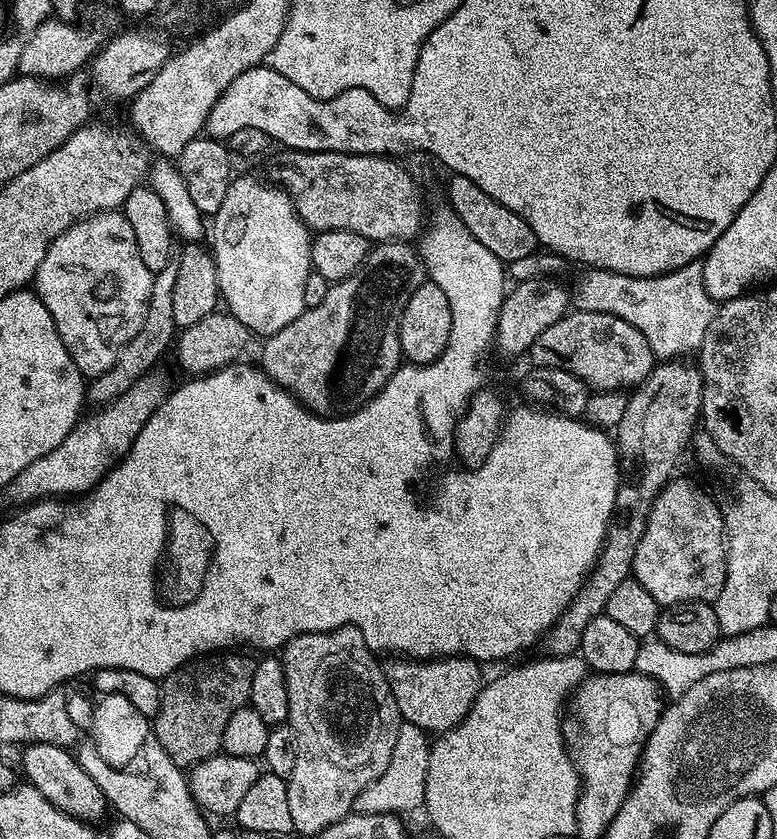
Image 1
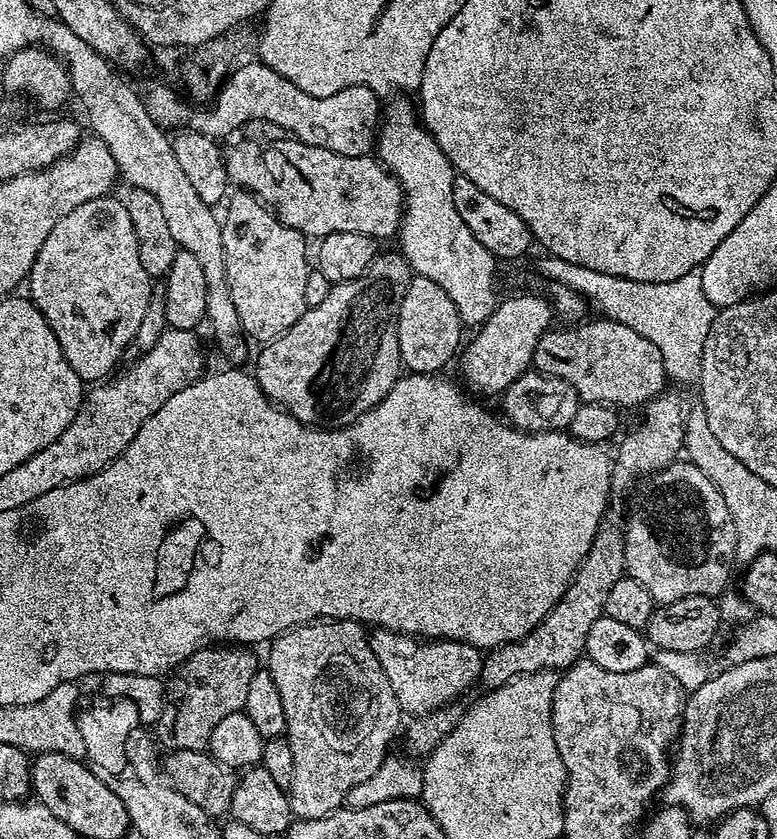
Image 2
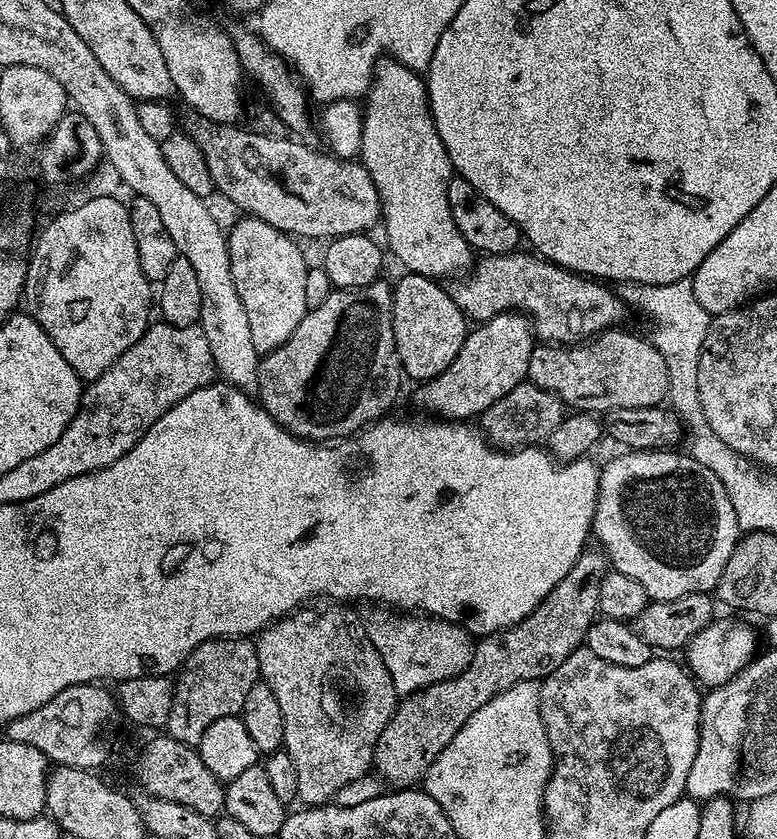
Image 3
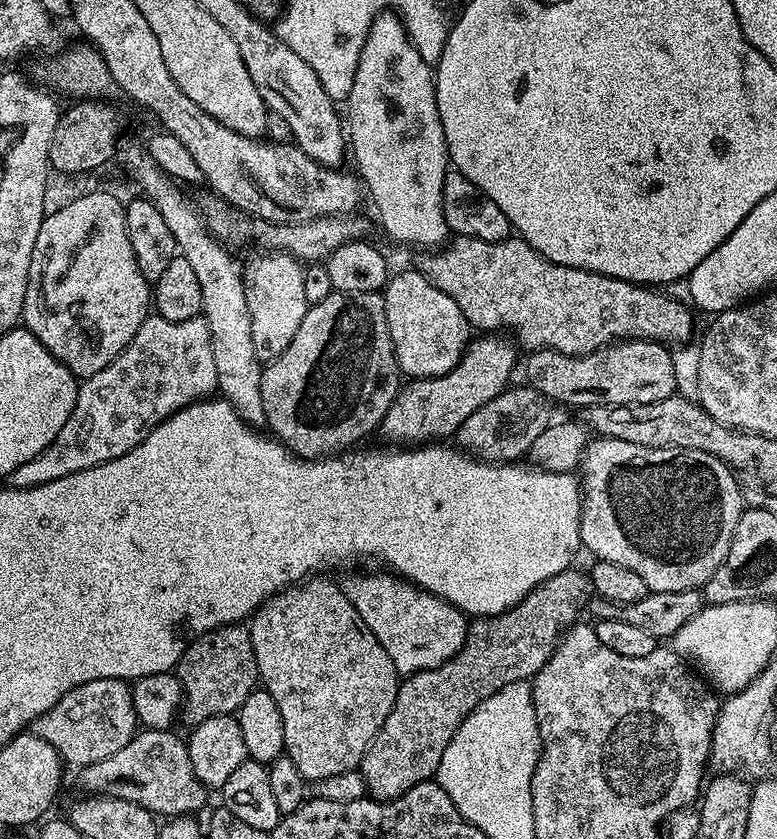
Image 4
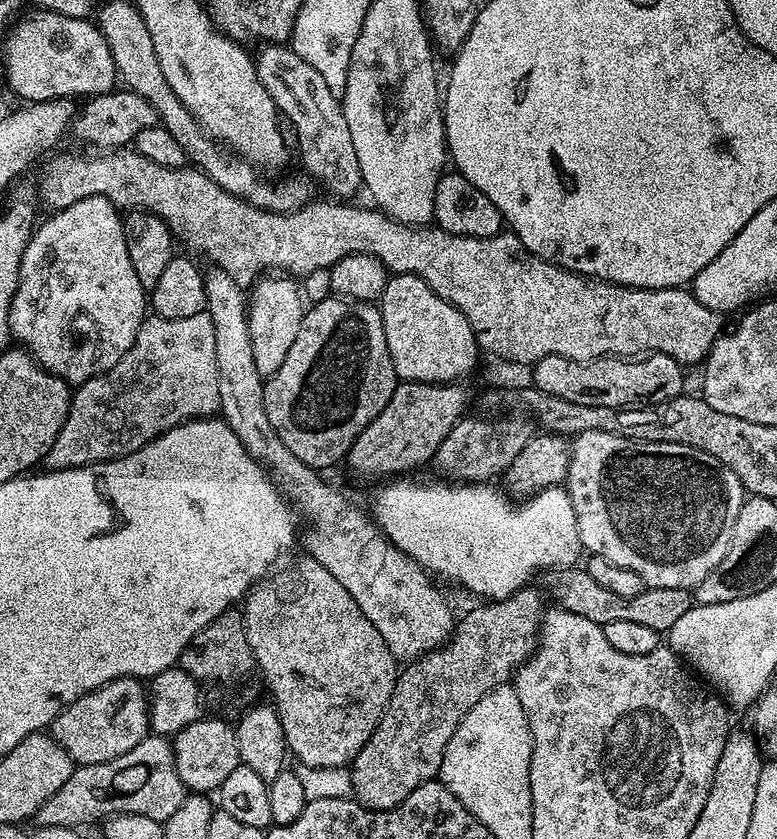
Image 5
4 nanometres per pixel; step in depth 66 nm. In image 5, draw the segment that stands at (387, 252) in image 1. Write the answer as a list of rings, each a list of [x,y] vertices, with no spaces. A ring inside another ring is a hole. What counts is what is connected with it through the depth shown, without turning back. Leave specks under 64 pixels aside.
[[[329,298],[305,311],[286,362],[264,380],[266,414],[294,458],[325,470],[347,457],[358,434],[382,414],[397,383],[379,307],[367,300]]]

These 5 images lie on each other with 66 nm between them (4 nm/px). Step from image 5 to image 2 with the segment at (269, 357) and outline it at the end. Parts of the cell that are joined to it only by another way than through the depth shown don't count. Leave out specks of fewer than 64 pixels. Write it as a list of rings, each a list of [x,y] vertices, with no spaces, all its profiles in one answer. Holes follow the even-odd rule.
[[[240,190],[235,194],[232,201],[227,201],[228,209],[220,220],[230,298],[234,298],[234,310],[238,310],[240,331],[245,337],[252,342],[267,342],[290,330],[308,309],[309,241],[298,230],[284,225],[272,208],[250,192]]]

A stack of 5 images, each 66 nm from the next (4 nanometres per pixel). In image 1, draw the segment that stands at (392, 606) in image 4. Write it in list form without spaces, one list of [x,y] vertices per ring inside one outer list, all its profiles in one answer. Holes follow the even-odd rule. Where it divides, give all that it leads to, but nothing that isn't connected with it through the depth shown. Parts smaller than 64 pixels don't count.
[[[446,656],[430,660],[415,658],[392,658],[384,668],[390,690],[394,694],[396,710],[401,721],[418,726],[426,734],[443,734],[458,726],[466,718],[474,698],[478,698],[486,683],[486,676],[480,673],[481,665],[466,656]]]

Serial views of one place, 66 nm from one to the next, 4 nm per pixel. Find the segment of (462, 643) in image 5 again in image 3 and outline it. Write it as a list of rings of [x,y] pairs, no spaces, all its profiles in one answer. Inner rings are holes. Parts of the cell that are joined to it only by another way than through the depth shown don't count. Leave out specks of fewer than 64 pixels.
[[[585,550],[580,553],[575,566],[554,586],[552,593],[534,609],[521,624],[516,624],[512,628],[503,628],[501,632],[491,632],[488,636],[481,636],[475,641],[476,652],[472,656],[470,666],[462,670],[449,680],[443,680],[437,684],[426,686],[422,691],[415,692],[412,696],[405,696],[396,705],[396,713],[386,722],[386,730],[376,743],[376,752],[372,755],[375,775],[379,776],[385,785],[391,786],[396,790],[403,790],[423,781],[424,776],[430,770],[434,758],[446,750],[450,738],[462,730],[466,718],[478,710],[478,706],[486,706],[490,698],[502,694],[502,690],[510,690],[523,680],[539,681],[541,678],[550,675],[574,650],[578,650],[588,639],[588,631],[592,621],[597,619],[600,607],[598,606],[598,590],[602,588],[602,578],[610,570],[607,556],[603,551]]]

